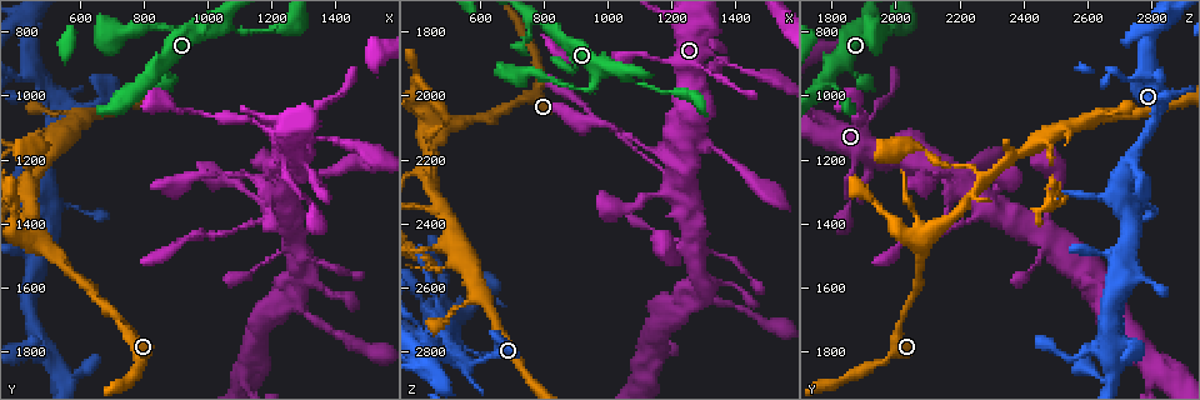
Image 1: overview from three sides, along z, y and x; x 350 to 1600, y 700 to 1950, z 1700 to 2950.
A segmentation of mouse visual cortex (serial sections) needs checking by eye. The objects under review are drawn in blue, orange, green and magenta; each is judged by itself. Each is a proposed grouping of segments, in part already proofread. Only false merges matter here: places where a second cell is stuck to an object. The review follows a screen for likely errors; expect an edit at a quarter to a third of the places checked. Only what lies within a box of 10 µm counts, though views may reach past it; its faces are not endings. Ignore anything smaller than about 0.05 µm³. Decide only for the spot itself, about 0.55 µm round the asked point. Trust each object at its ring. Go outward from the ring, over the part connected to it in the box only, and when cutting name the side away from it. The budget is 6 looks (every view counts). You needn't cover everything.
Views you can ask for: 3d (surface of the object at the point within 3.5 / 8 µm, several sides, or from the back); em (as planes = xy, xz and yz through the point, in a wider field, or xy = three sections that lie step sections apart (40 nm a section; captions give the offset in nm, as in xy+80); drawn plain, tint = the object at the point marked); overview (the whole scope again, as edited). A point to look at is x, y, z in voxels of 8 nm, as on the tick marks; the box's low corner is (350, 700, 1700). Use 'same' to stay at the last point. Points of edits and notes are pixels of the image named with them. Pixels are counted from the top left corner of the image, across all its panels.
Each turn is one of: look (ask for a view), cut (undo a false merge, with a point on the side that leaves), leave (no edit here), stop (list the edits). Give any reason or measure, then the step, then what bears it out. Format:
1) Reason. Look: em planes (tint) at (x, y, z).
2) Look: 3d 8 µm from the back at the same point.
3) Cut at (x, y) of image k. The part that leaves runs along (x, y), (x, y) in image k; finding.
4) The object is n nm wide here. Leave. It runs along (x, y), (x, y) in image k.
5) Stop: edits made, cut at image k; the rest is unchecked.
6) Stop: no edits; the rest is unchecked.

Calibre changes. Look: 3d 3.5 µm at (1190, 1380, 2240).

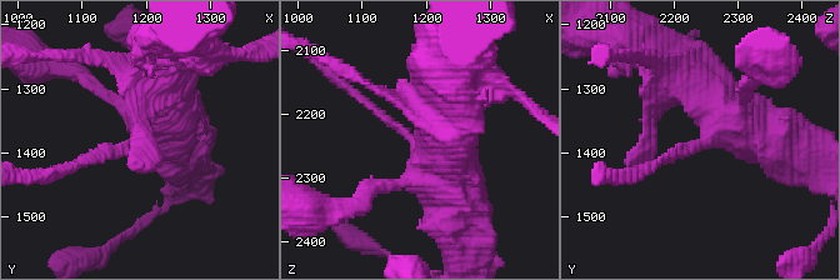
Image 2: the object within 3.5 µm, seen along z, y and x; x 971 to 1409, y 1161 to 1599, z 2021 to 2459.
The arms are 100, 600 nm wide. Look: em planes (tint) at (1185, 1385, 2245).

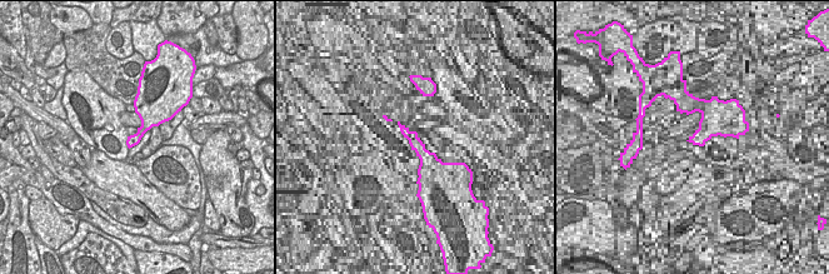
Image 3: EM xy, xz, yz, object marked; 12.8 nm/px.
The object is 140 nm wide here. Leave. It runs along (173, 86), (134, 144), (73, 168) in image 2; all the same cell.

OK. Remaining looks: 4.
Two arms at a narrow angle. Look: 3d 3.5 µm at (470, 1450, 2090).

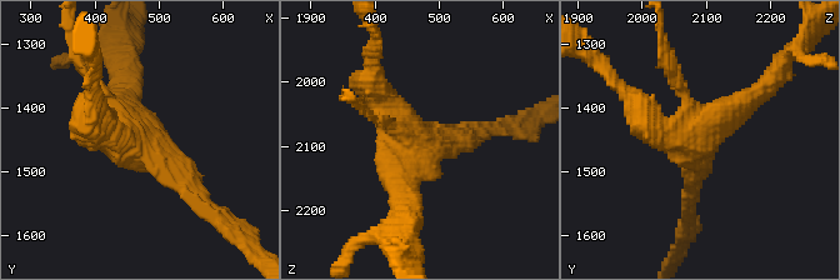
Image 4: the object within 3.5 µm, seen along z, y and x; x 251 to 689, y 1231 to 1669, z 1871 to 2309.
4 arms meet here; the arms are 150, 200, 350, 400 nm wide; need the tissue. Look: em xy step 5 (tint) at (470, 1445, 2095).

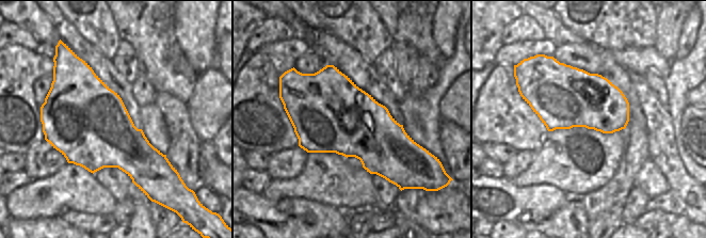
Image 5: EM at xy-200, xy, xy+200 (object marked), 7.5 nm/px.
Leave. It runs along (199, 203), (123, 123), (126, 91) in image 4; one cell here.

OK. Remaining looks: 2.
Sharp bend. Look: 3d 8 µm at (440, 1260, 2270).

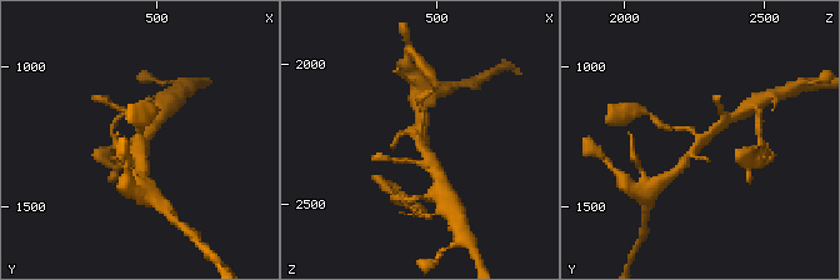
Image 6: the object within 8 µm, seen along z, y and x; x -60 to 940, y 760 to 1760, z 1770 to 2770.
Look: em xy step 2 (tint) at the same point.

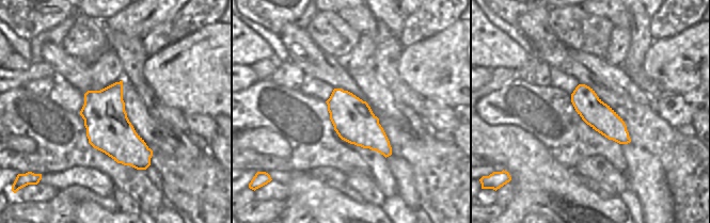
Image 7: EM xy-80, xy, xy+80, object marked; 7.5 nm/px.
Leave. It runs along (676, 171), (699, 143), (725, 123) in image 6; all the same cell.

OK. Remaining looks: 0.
Stop: no edits; the rest is unchecked.

